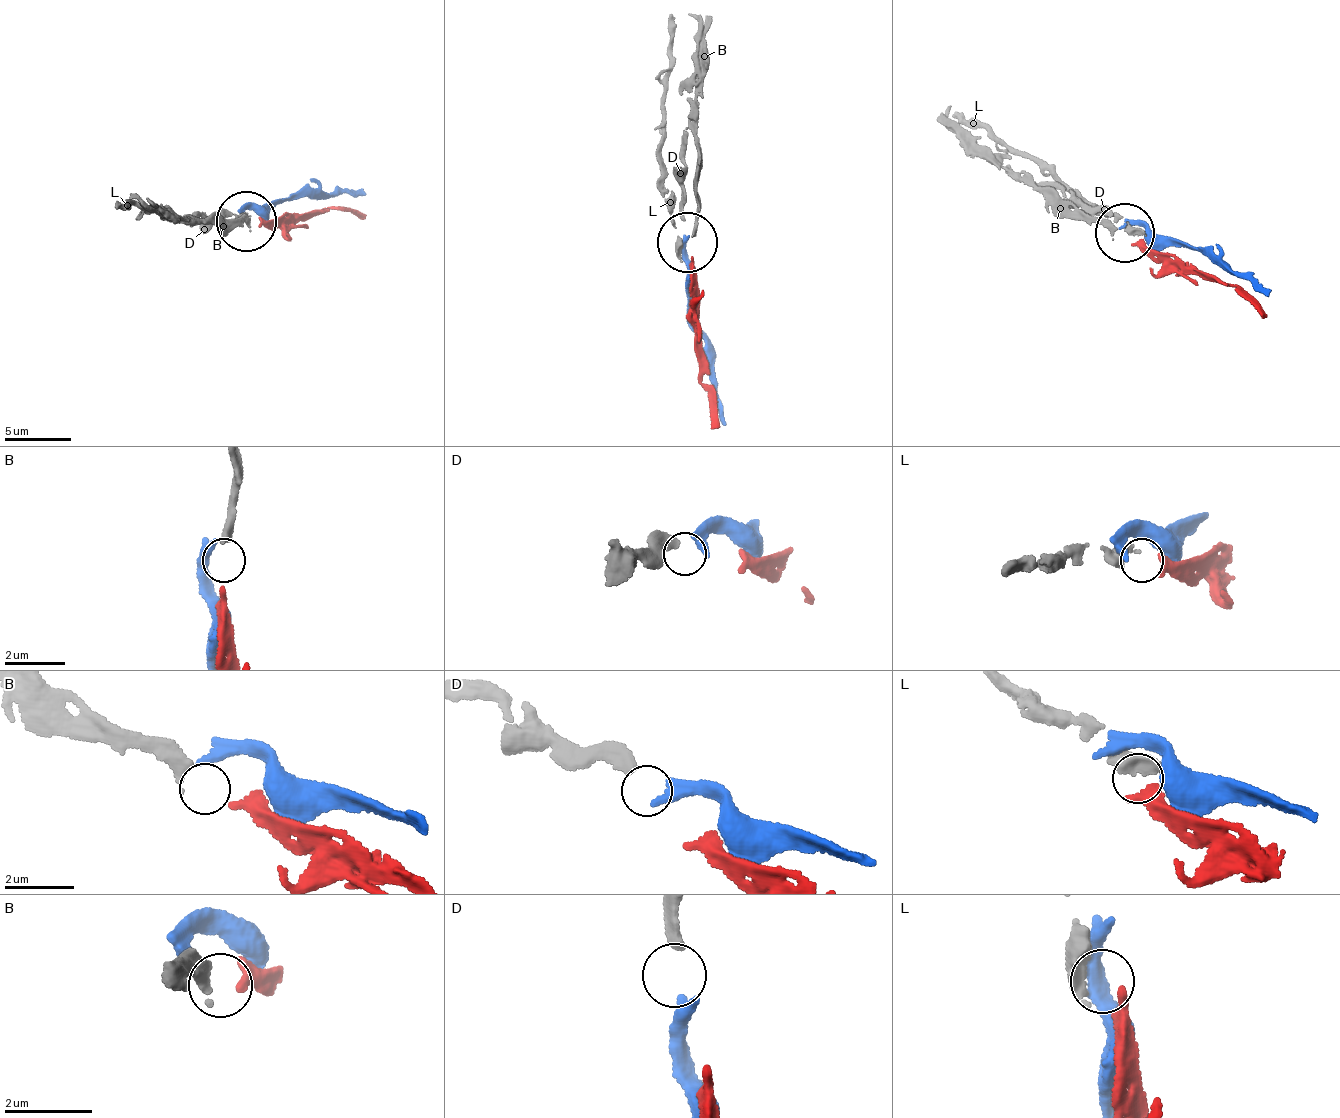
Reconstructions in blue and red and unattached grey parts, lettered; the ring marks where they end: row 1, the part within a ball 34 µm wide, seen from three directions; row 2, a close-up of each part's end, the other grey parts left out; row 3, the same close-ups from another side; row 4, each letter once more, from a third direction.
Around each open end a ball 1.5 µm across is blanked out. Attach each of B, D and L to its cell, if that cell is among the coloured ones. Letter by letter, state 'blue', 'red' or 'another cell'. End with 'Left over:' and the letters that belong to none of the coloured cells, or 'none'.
B: red
D: blue
L: another cell
Left over: L

